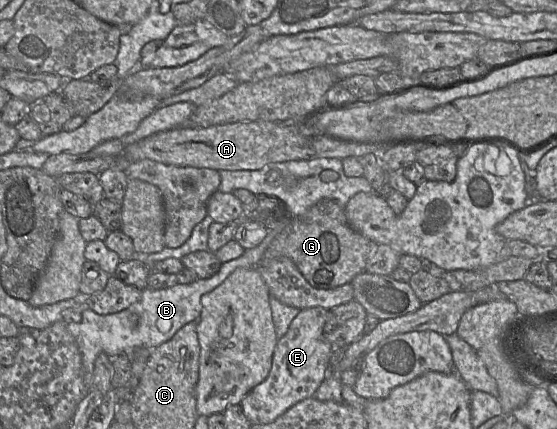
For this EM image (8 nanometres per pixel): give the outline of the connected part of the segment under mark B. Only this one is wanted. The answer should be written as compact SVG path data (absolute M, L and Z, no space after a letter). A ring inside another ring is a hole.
M275 227L269 229L266 237L255 248L245 250L237 259L221 264L219 271L207 279L197 279L190 284L177 284L166 289L154 290L149 287L142 291L141 299L127 309L117 313L101 315L91 309L84 310L82 320L78 323L68 323L67 329L75 338L82 356L84 380L93 388L94 363L100 353L106 353L111 358L119 354L132 354L138 347L156 348L171 339L174 334L187 323L197 321L202 310L201 297L219 286L237 268L252 268L259 265L259 260L274 238L284 229ZM129 314L139 316L138 325L135 328L124 326L123 320Z

